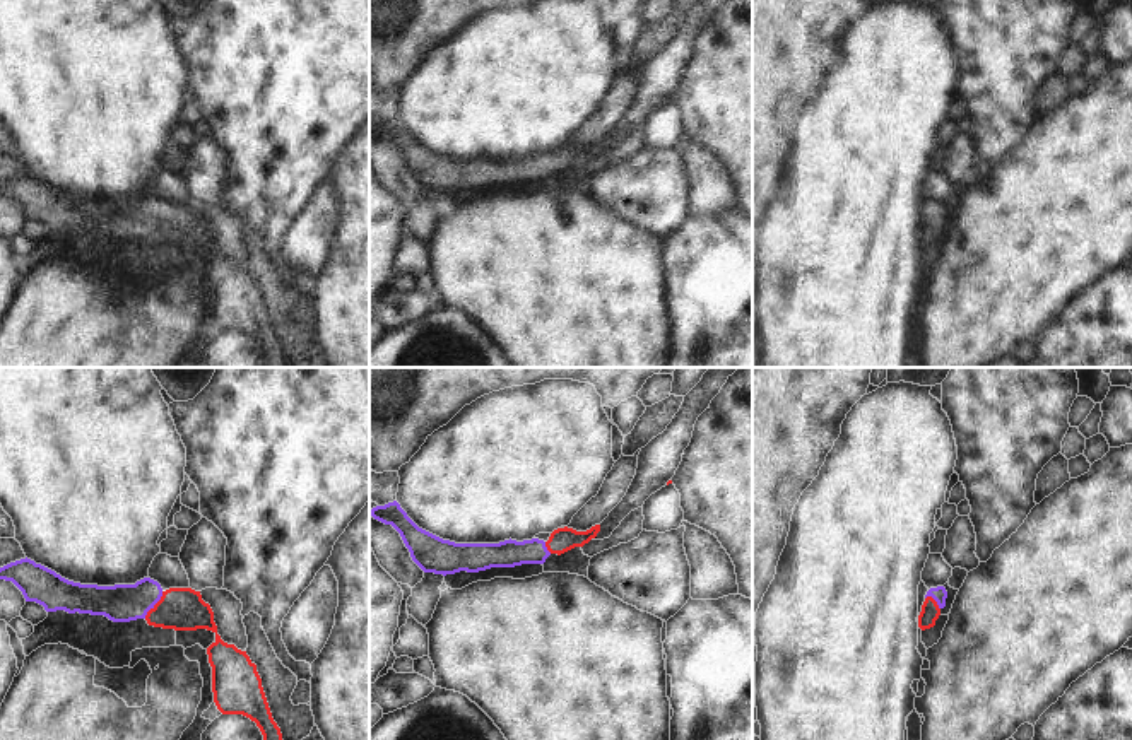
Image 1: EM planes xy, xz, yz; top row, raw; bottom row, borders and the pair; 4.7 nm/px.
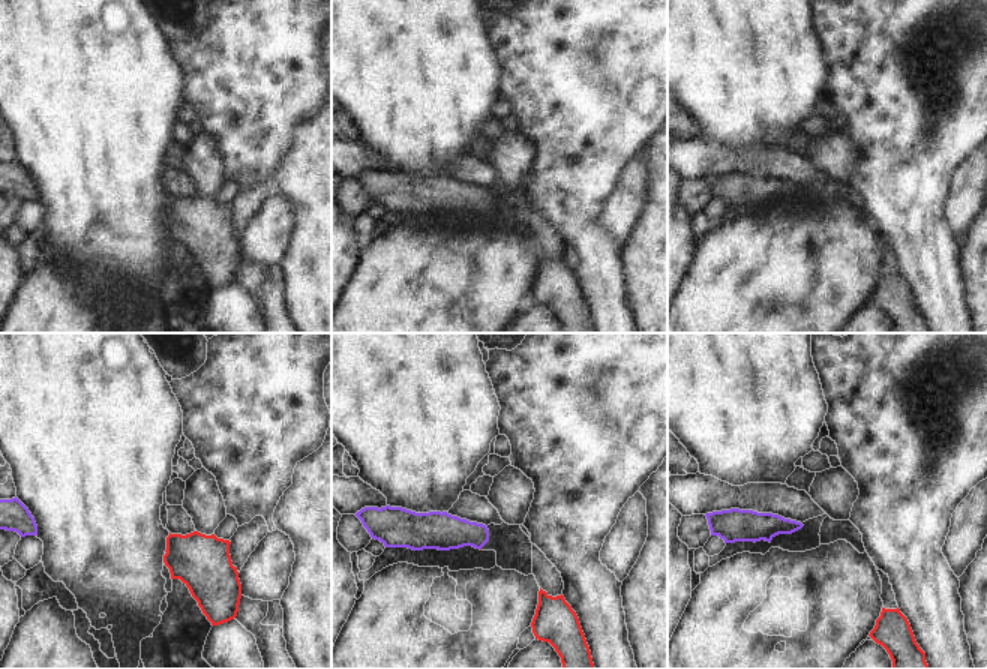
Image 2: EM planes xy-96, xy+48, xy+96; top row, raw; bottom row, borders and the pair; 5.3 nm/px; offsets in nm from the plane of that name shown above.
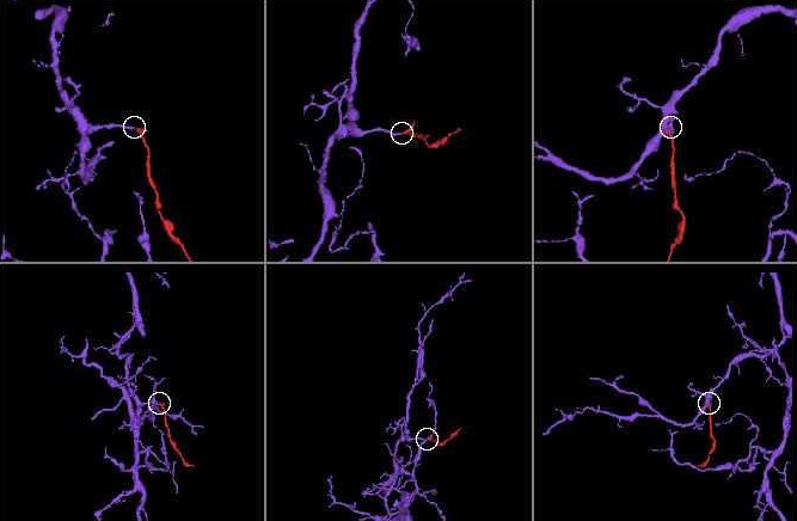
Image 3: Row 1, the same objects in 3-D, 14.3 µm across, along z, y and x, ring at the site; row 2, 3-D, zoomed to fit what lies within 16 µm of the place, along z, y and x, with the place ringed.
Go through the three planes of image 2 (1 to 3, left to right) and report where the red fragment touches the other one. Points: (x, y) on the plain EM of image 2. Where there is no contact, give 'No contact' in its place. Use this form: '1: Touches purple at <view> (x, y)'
1: No contact
2: No contact
3: No contact.

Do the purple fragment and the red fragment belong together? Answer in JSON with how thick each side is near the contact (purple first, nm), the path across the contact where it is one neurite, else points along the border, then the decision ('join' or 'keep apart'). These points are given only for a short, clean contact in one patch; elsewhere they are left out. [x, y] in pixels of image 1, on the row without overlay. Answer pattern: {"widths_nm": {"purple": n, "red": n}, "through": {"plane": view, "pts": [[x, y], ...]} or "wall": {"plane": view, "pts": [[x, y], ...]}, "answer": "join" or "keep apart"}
{"widths_nm": {"purple": 180, "red": 200}, "through": {"plane": "xy", "pts": [[122, 219], [154, 221], [182, 226]]}, "answer": "join"}

